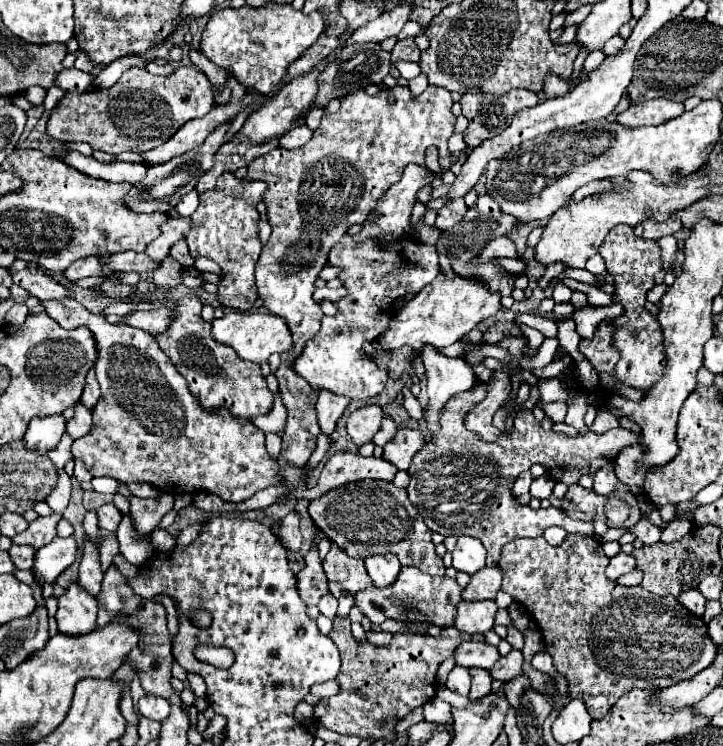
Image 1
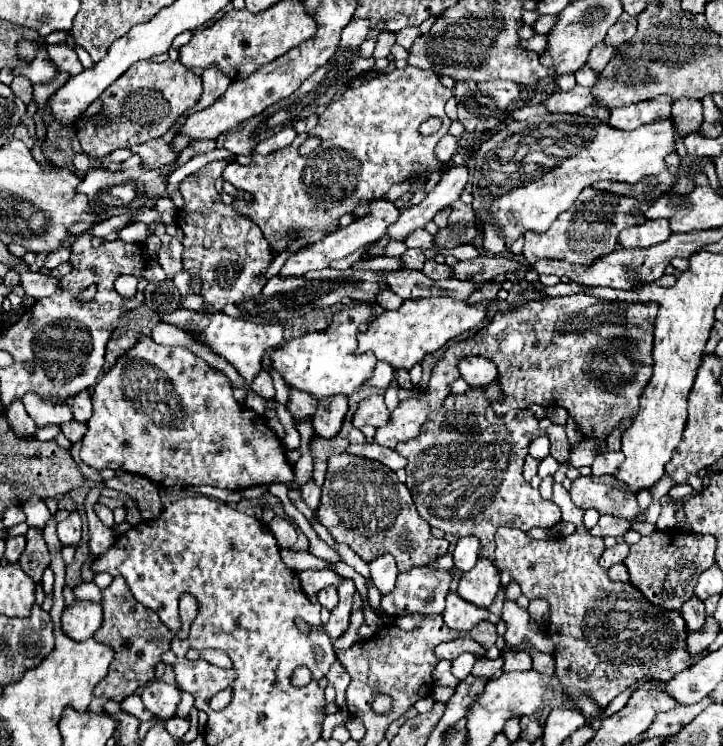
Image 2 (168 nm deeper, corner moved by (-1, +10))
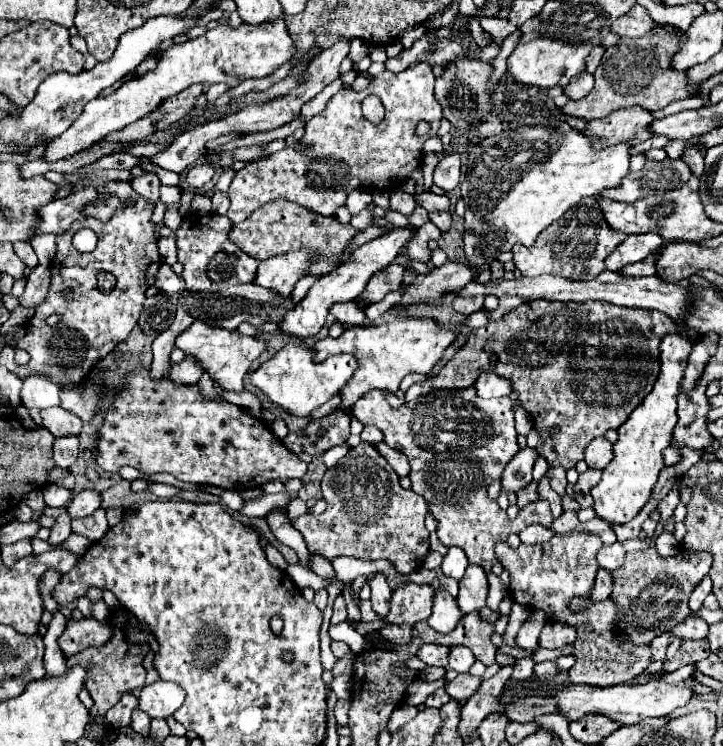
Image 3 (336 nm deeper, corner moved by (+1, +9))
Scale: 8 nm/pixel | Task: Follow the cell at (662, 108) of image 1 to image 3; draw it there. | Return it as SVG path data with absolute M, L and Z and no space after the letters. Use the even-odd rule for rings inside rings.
M629 107L613 111L609 117L591 121L585 133L603 139L603 143L595 143L595 147L617 145L621 141L631 141L633 145L637 145L653 135L651 123L653 123L651 111L643 107Z

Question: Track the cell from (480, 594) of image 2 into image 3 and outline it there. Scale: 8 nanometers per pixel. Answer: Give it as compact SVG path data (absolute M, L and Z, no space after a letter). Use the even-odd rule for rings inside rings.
M469 565L463 579L459 581L459 595L457 603L463 613L479 611L485 607L487 599L487 575L481 565Z

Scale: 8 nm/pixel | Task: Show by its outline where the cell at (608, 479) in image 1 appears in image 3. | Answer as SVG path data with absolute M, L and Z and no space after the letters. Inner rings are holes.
M597 437L585 449L585 461L591 469L605 469L613 459L613 445L605 437Z

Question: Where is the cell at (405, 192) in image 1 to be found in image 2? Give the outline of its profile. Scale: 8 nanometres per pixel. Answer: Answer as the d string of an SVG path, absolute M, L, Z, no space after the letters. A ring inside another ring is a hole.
M373 200L373 202L371 202L371 214L369 214L369 216L365 216L365 218L361 218L361 220L355 220L355 222L351 222L349 226L343 226L339 232L329 234L329 236L325 236L323 240L319 240L319 242L315 242L315 244L309 244L309 246L305 246L305 248L297 250L297 252L293 252L293 254L285 260L283 268L279 270L279 276L283 276L283 278L287 278L287 276L303 276L303 274L307 274L307 272L311 272L311 270L323 270L323 268L327 268L333 260L339 260L339 258L345 258L345 256L353 254L359 246L363 246L363 244L373 244L373 242L381 240L381 238L387 234L387 228L389 228L391 224L395 224L395 220L399 218L399 214L401 214L401 212L393 206L393 202Z

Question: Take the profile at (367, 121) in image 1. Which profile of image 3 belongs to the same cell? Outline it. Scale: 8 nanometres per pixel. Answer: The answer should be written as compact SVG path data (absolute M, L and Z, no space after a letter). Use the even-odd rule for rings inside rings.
M425 63L411 65L401 73L383 71L371 79L371 85L363 91L343 89L329 99L327 107L311 117L305 125L307 133L301 145L313 145L311 153L301 153L295 147L285 147L279 153L263 157L259 161L247 163L235 173L229 185L231 207L227 217L231 223L241 223L255 209L263 207L273 199L285 199L297 203L313 213L333 217L339 207L345 205L347 195L357 187L371 187L397 191L403 181L409 179L423 157L423 143L435 137L439 131L439 121L443 117L441 103L435 99L435 77L431 67ZM367 95L377 95L385 107L385 119L381 123L371 123L361 115L361 101ZM419 121L429 121L431 131L427 137L415 137L415 125Z

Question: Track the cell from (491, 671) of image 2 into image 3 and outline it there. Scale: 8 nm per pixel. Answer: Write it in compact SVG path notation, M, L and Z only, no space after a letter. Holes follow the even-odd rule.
M459 673L459 675L455 677L455 681L445 683L445 691L447 691L453 699L467 701L473 693L477 693L477 689L481 687L481 683L483 683L481 677L475 677L475 675L469 675L469 673Z

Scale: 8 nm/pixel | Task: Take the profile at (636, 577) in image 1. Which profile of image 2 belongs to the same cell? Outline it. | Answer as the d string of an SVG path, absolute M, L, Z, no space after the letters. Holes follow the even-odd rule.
M615 564L613 568L607 570L609 578L615 580L615 582L627 582L629 580L629 574L627 574L627 566L625 564Z

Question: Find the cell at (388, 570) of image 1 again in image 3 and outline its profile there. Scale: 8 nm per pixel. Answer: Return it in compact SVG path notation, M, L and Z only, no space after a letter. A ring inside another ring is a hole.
M377 573L371 581L371 603L375 613L379 613L381 617L385 617L385 613L389 611L389 599L391 599L391 587L387 583L387 577Z

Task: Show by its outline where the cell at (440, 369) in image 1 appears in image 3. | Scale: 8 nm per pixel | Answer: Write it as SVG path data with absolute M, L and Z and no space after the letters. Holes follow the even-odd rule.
M485 371L477 377L475 389L477 389L477 395L483 399L505 397L505 395L511 395L511 391L513 391L511 383L505 377L499 377L497 373L489 373L489 371Z

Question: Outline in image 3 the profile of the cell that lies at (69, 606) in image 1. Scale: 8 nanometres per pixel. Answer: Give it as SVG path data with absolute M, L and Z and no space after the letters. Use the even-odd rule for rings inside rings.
M83 617L81 621L67 623L65 633L59 637L59 647L67 657L71 657L85 647L103 645L105 641L109 641L109 627L93 617Z

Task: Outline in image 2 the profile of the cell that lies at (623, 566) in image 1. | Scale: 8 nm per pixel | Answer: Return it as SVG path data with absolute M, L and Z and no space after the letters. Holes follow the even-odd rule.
M625 542L615 544L613 548L607 548L607 550L601 554L599 564L601 564L603 568L611 568L613 564L623 562L623 560L625 560L625 556L627 556L627 552L629 552L629 544L625 544Z

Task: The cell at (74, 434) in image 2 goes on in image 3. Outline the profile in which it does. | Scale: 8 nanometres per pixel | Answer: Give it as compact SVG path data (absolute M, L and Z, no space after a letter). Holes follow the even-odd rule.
M71 435L57 437L53 443L53 453L55 453L55 463L59 467L63 469L71 467L79 453L79 437L71 437Z

